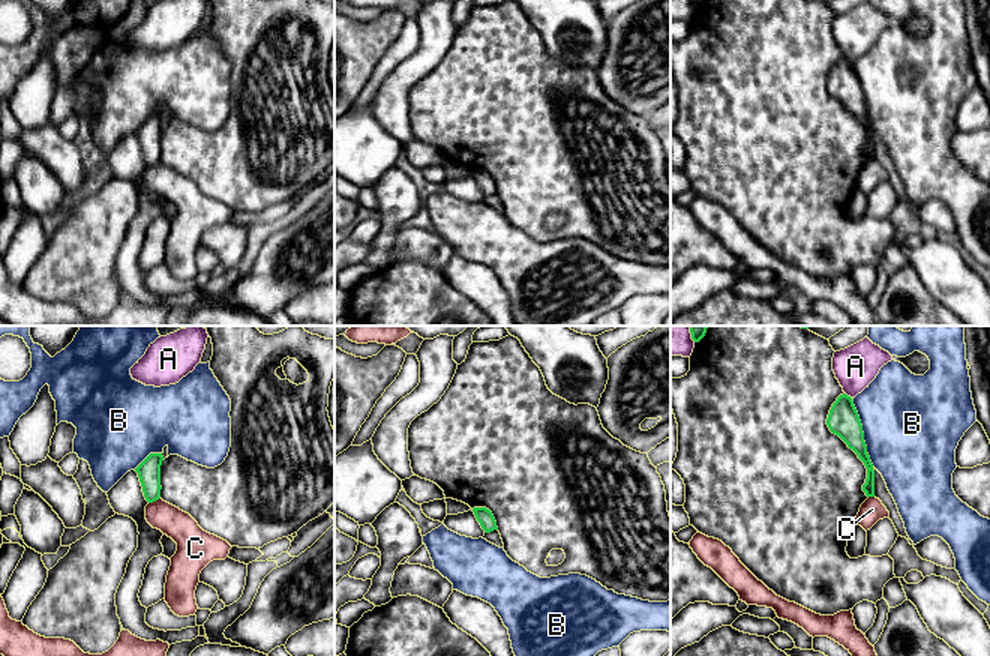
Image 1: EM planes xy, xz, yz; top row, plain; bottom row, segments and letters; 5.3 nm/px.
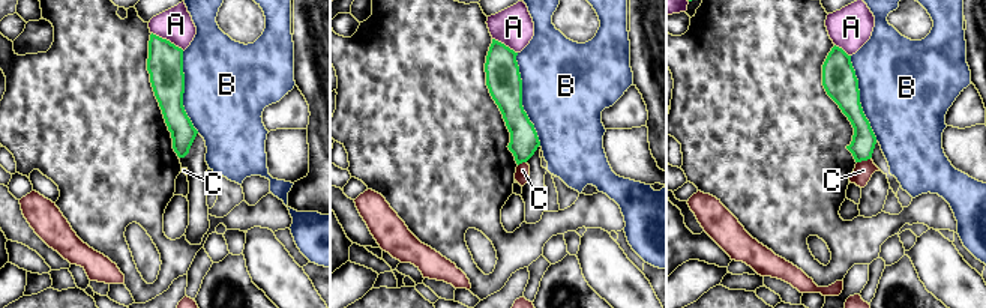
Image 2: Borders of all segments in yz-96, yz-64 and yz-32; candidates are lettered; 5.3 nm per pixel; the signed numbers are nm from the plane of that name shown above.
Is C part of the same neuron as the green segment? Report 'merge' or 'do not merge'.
do not merge

